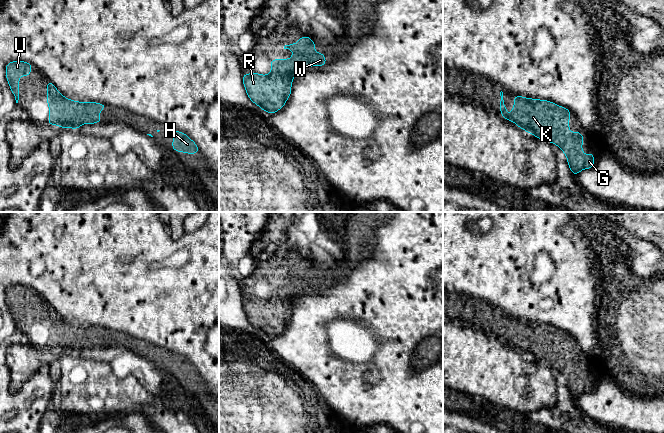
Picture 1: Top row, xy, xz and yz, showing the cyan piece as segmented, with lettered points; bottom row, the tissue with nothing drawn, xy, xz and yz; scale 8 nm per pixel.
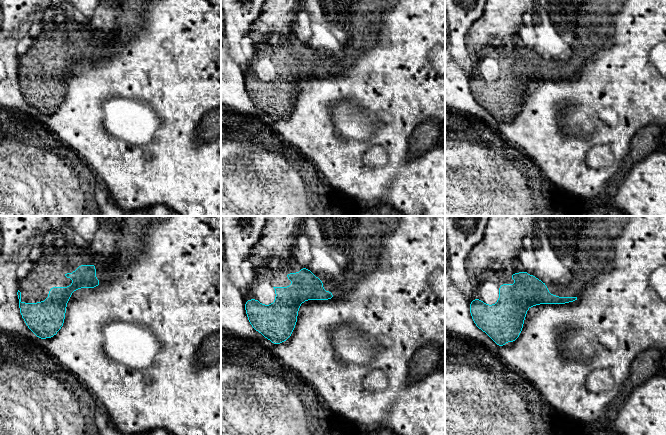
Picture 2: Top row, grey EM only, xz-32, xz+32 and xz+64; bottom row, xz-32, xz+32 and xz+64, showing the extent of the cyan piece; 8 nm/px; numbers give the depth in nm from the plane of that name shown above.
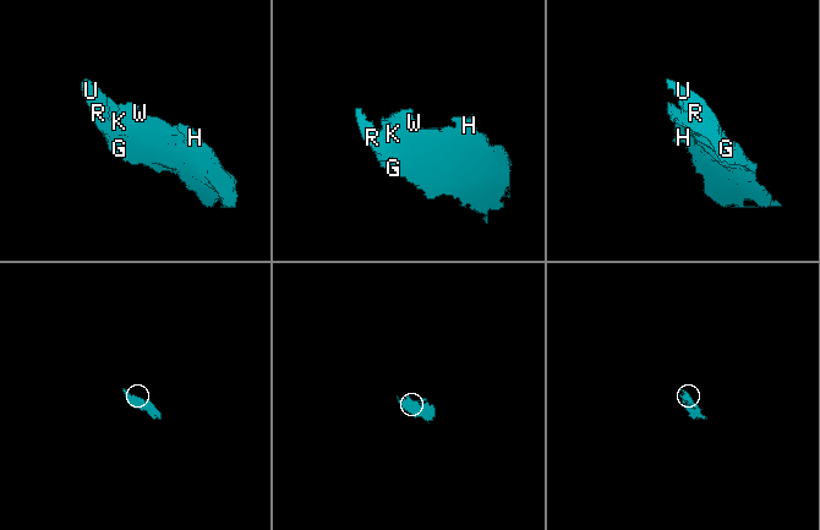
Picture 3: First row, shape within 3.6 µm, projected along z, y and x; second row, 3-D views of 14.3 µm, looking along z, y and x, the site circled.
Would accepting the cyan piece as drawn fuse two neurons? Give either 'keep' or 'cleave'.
keep

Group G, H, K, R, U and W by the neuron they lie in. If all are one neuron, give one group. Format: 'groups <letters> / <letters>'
groups G H K R U W

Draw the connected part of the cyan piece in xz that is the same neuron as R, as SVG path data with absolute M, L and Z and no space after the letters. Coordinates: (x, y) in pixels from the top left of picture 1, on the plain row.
M302 260L297 267L284 270L284 273L295 276L290 283L270 284L272 294L268 299L243 298L243 309L249 323L270 338L282 333L291 319L294 300L304 292L321 291L327 287L324 278L314 274L316 269L310 260Z

